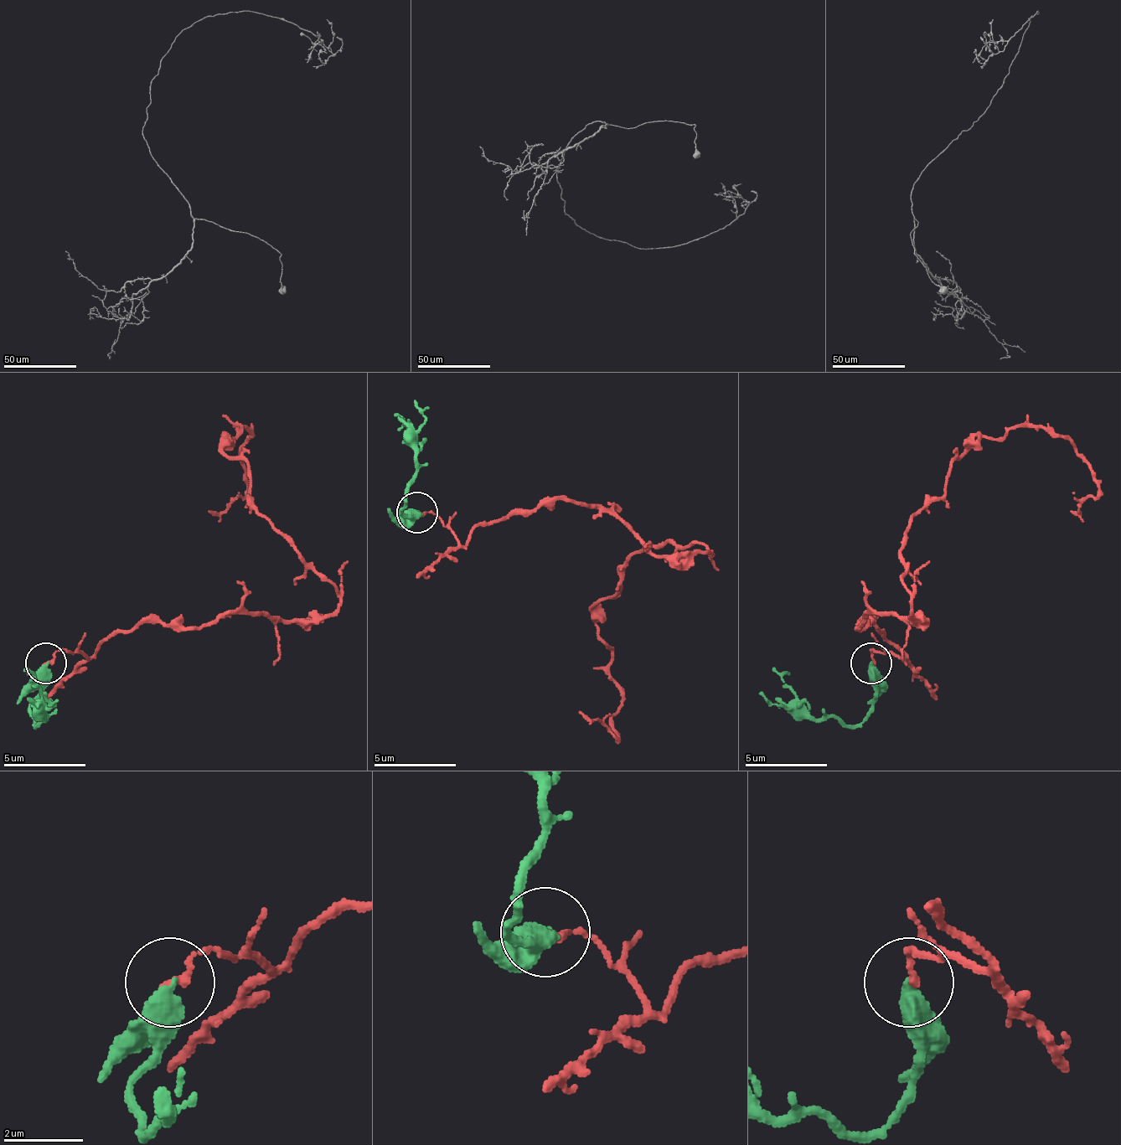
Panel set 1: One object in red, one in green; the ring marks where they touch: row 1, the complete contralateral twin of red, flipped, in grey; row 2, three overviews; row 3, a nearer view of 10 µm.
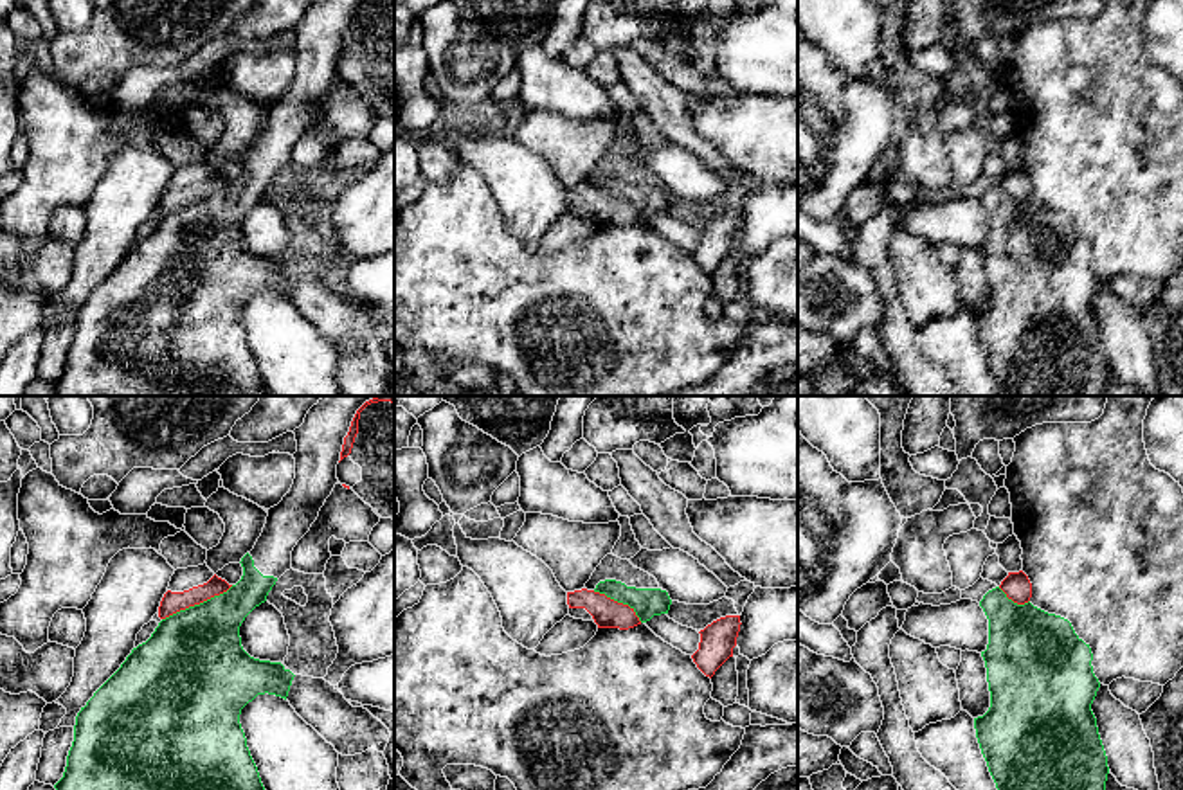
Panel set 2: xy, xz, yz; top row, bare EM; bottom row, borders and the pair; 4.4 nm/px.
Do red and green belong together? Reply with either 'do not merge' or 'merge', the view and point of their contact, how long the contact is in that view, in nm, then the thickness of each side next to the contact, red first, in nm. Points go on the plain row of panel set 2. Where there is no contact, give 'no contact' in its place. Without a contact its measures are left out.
do not merge | xy (197, 200) | 360 nm | 100/440 nm

